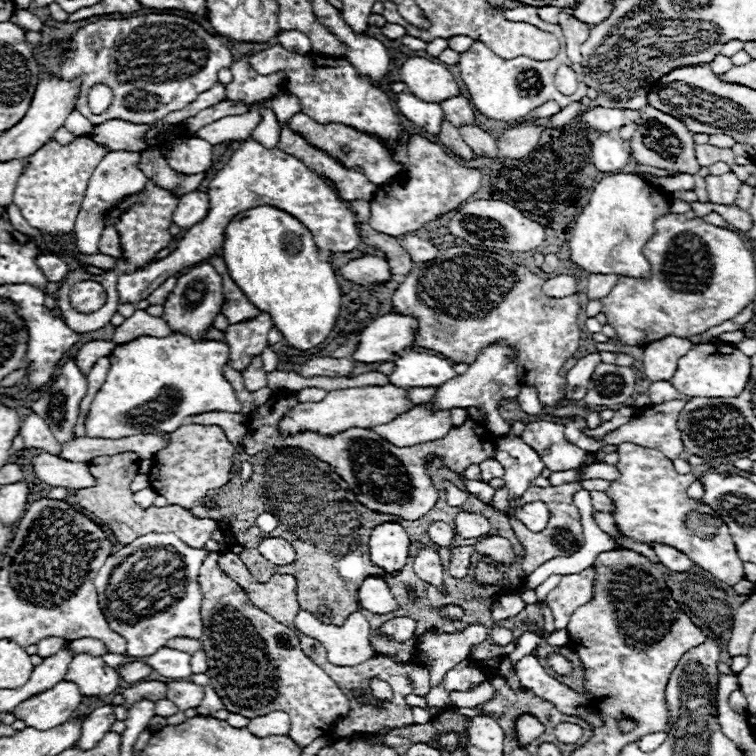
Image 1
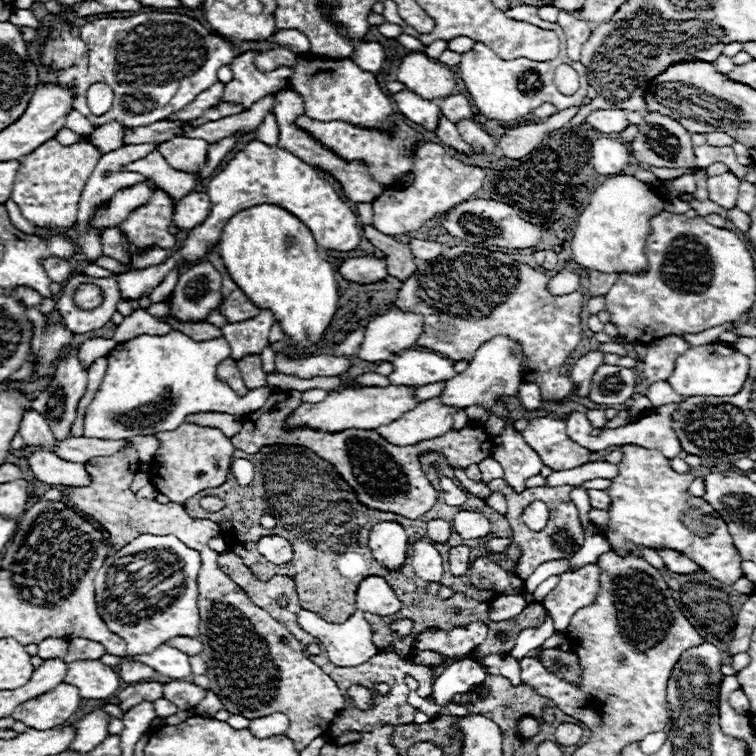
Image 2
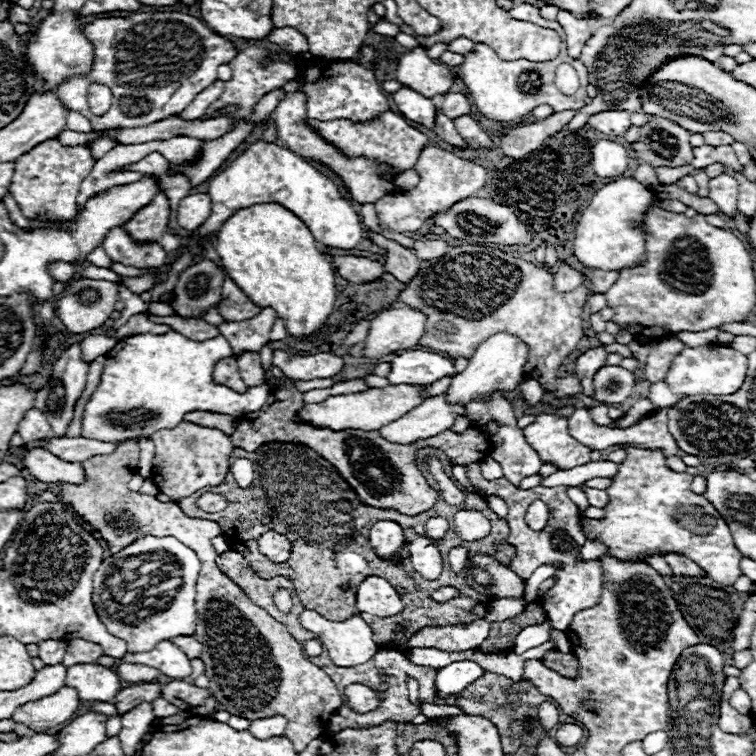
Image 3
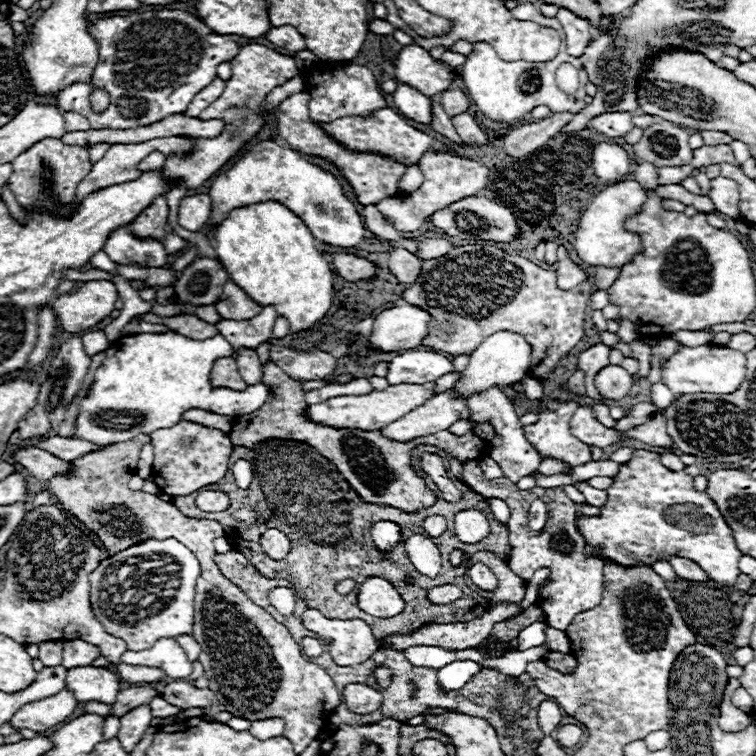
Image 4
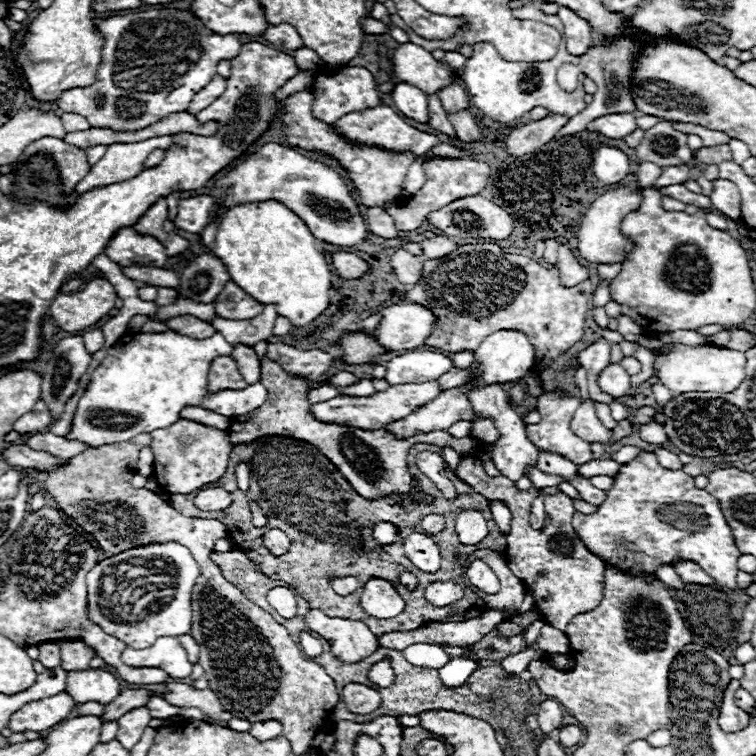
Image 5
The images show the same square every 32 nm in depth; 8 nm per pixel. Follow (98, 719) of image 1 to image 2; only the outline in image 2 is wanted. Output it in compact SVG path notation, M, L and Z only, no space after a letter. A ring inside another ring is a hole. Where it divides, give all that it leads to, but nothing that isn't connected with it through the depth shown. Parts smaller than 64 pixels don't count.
M94 710L78 718L76 722L72 722L70 726L74 730L74 738L68 742L64 752L88 754L92 748L96 748L106 738L108 722L110 722L110 716L102 710Z

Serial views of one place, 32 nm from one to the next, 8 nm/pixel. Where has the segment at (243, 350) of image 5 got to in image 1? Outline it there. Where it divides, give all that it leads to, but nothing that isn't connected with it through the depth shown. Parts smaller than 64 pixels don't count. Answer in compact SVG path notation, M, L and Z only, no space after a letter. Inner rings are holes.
M256 356L256 358L250 360L250 364L242 370L242 378L244 378L244 384L246 384L246 388L248 388L250 392L266 386L266 372L264 372L264 368L262 368L260 356Z

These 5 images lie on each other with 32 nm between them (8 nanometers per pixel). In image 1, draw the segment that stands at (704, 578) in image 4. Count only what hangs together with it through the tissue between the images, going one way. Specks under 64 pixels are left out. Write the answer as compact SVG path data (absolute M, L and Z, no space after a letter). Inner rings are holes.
M654 544L654 552L658 554L660 562L670 570L670 572L688 572L694 568L694 562L678 552L676 548L670 548L670 546L660 546L660 544Z

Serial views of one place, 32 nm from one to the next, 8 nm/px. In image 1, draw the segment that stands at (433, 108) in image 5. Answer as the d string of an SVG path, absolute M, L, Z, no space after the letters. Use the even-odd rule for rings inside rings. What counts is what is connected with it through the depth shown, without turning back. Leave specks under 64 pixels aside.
M444 120L442 122L442 130L440 130L440 134L438 134L438 138L442 140L442 144L450 150L450 152L454 152L454 154L458 154L458 156L462 156L464 160L470 160L470 158L474 158L474 152L472 152L472 148L462 140L462 136L458 134L458 128L454 128L448 120Z

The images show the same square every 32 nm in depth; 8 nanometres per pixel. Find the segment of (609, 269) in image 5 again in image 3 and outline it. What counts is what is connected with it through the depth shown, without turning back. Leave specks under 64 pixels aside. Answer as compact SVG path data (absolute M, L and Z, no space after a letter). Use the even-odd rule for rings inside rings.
M594 270L592 272L592 278L590 278L590 282L592 282L592 292L606 292L612 284L614 284L614 280L618 278L618 272L616 270Z

